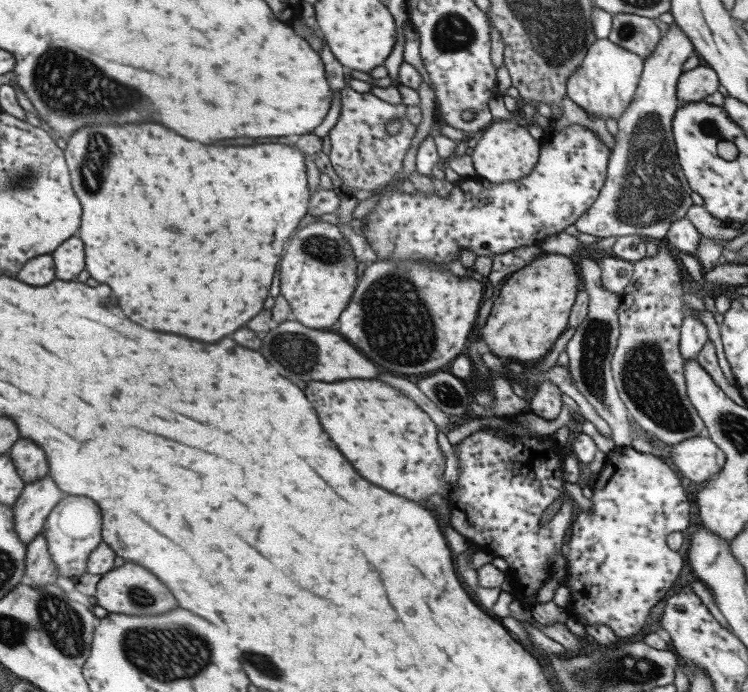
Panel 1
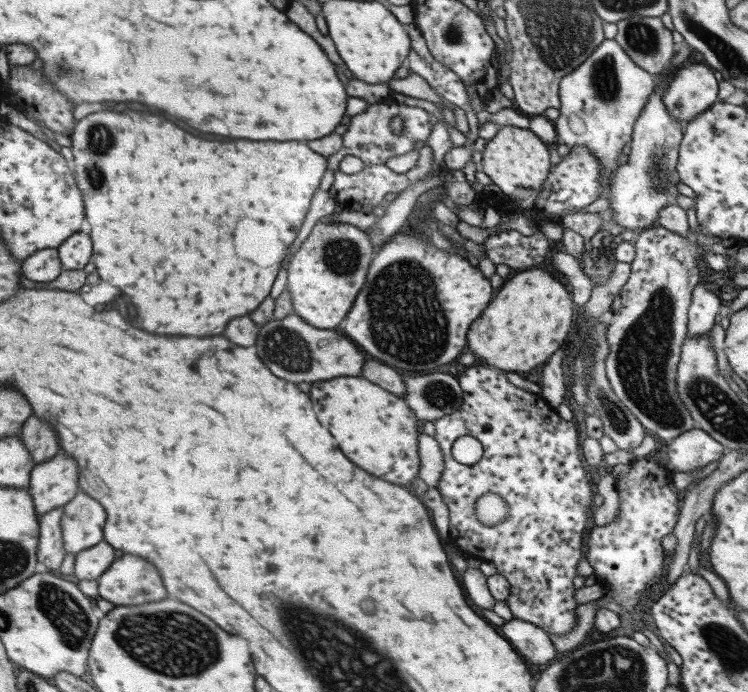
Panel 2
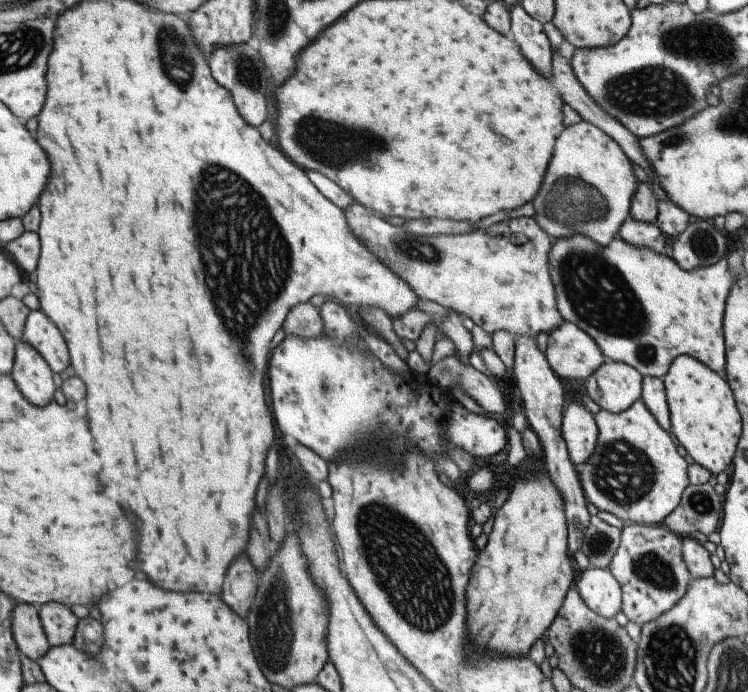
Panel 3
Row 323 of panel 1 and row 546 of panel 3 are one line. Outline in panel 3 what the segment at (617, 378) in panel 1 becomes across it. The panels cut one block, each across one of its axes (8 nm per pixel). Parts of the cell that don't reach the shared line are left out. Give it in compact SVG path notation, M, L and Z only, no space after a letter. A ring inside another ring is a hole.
M626 523L620 529L619 544L607 569L619 583L620 611L628 621L641 627L665 614L682 598L692 577L683 562L680 537L662 523L655 526Z

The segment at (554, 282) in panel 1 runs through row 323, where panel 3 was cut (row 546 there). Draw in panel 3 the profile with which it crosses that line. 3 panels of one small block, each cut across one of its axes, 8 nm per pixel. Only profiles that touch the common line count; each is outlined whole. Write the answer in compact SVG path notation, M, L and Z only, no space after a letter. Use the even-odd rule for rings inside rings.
M541 463L535 465L535 469L528 477L513 481L503 506L495 512L487 546L477 552L475 570L471 570L471 582L467 584L465 594L471 638L475 638L475 642L481 646L491 646L491 650L507 650L507 654L525 654L531 648L531 642L544 639L547 627L553 622L563 597L573 582L570 554L567 556L563 500L553 482L547 478Z

